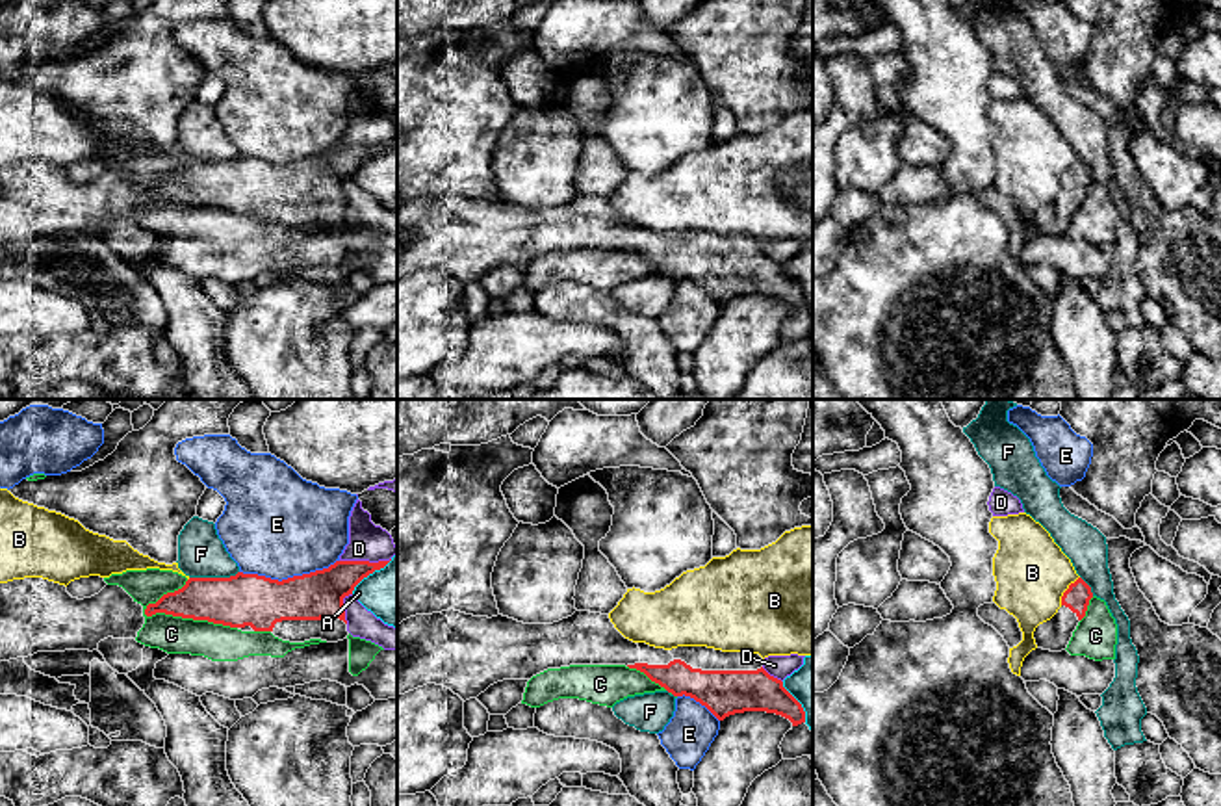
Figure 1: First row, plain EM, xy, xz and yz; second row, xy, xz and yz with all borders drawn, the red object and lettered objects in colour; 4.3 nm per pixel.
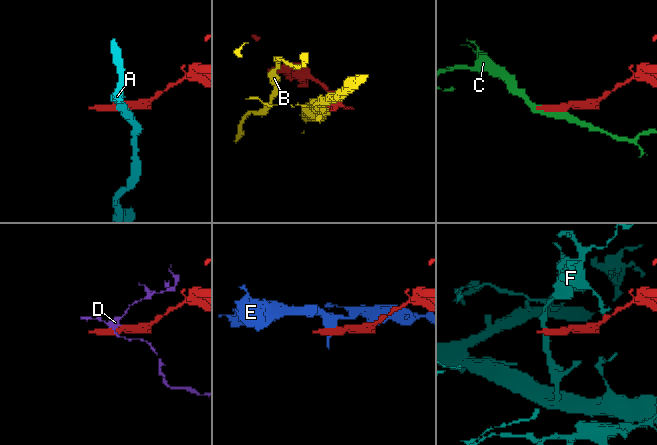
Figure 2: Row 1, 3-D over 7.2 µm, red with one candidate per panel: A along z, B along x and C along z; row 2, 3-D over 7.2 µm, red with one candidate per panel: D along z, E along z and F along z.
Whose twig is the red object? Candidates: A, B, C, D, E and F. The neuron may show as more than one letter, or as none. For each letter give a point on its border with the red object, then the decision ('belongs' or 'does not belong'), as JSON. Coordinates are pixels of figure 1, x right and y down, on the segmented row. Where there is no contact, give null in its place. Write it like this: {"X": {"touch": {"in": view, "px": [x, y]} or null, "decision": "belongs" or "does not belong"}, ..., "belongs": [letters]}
{"A": {"touch": {"in": "xy", "px": [370, 572]}, "decision": "does not belong"}, "B": {"touch": {"in": "yz", "px": [1066, 591]}, "decision": "does not belong"}, "C": {"touch": {"in": "xy", "px": [190, 617]}, "decision": "does not belong"}, "D": {"touch": {"in": "xy", "px": [364, 561]}, "decision": "does not belong"}, "E": {"touch": {"in": "xy", "px": [288, 578]}, "decision": "does not belong"}, "F": {"touch": {"in": "xy", "px": [214, 578]}, "decision": "does not belong"}, "belongs": []}

